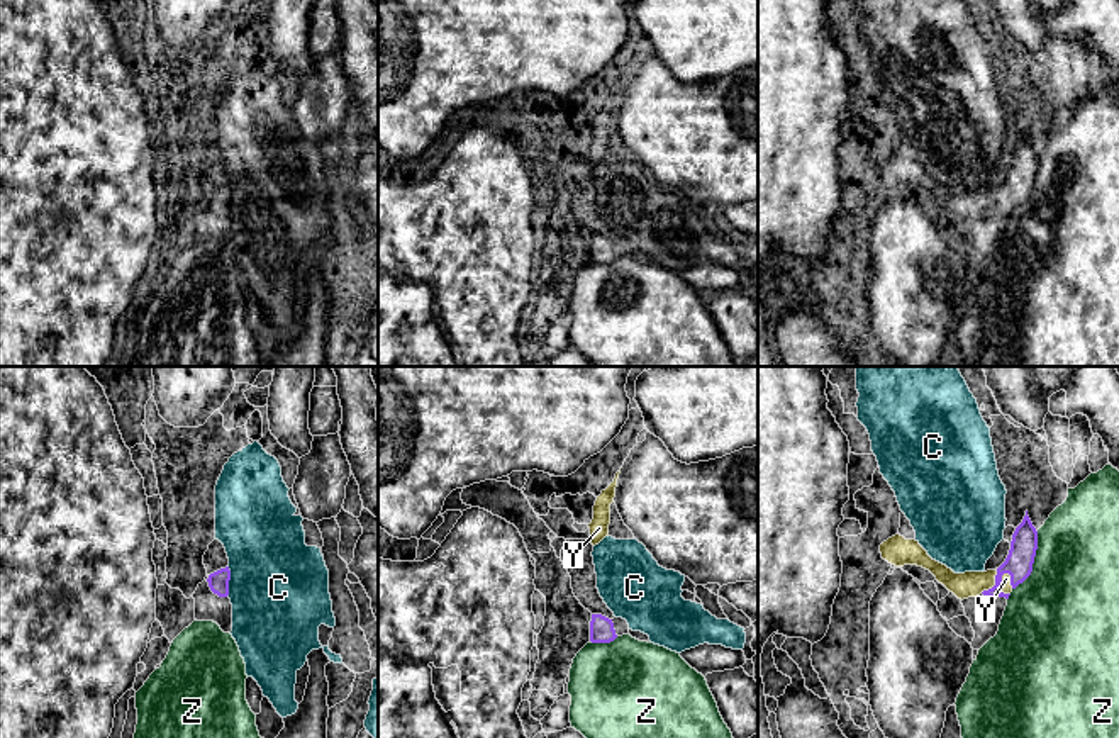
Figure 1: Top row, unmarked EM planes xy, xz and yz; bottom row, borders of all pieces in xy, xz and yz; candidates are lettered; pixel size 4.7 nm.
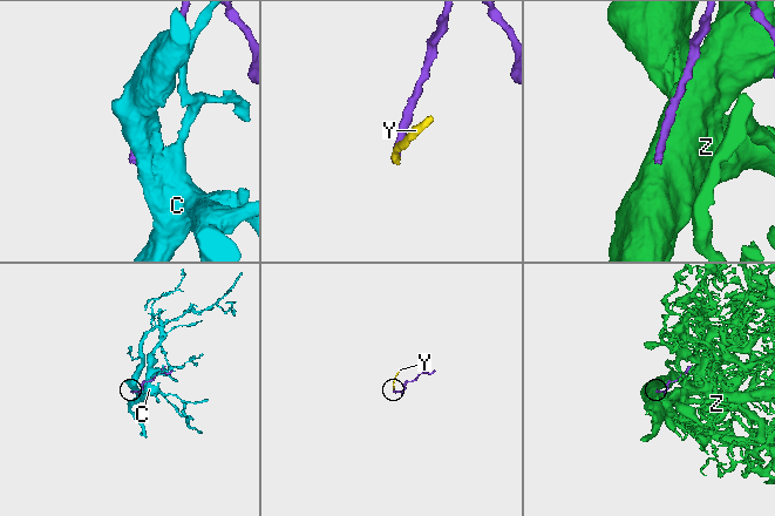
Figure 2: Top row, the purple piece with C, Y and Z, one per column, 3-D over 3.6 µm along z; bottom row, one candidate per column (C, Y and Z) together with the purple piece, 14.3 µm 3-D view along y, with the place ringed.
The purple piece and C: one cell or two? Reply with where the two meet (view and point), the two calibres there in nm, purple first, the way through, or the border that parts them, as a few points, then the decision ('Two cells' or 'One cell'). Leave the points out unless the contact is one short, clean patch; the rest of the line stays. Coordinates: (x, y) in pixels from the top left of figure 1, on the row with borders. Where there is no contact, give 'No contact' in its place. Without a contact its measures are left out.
Touches purple at xy (229, 579). Thickness 100 nm (purple) against 480 nm. Two cells

